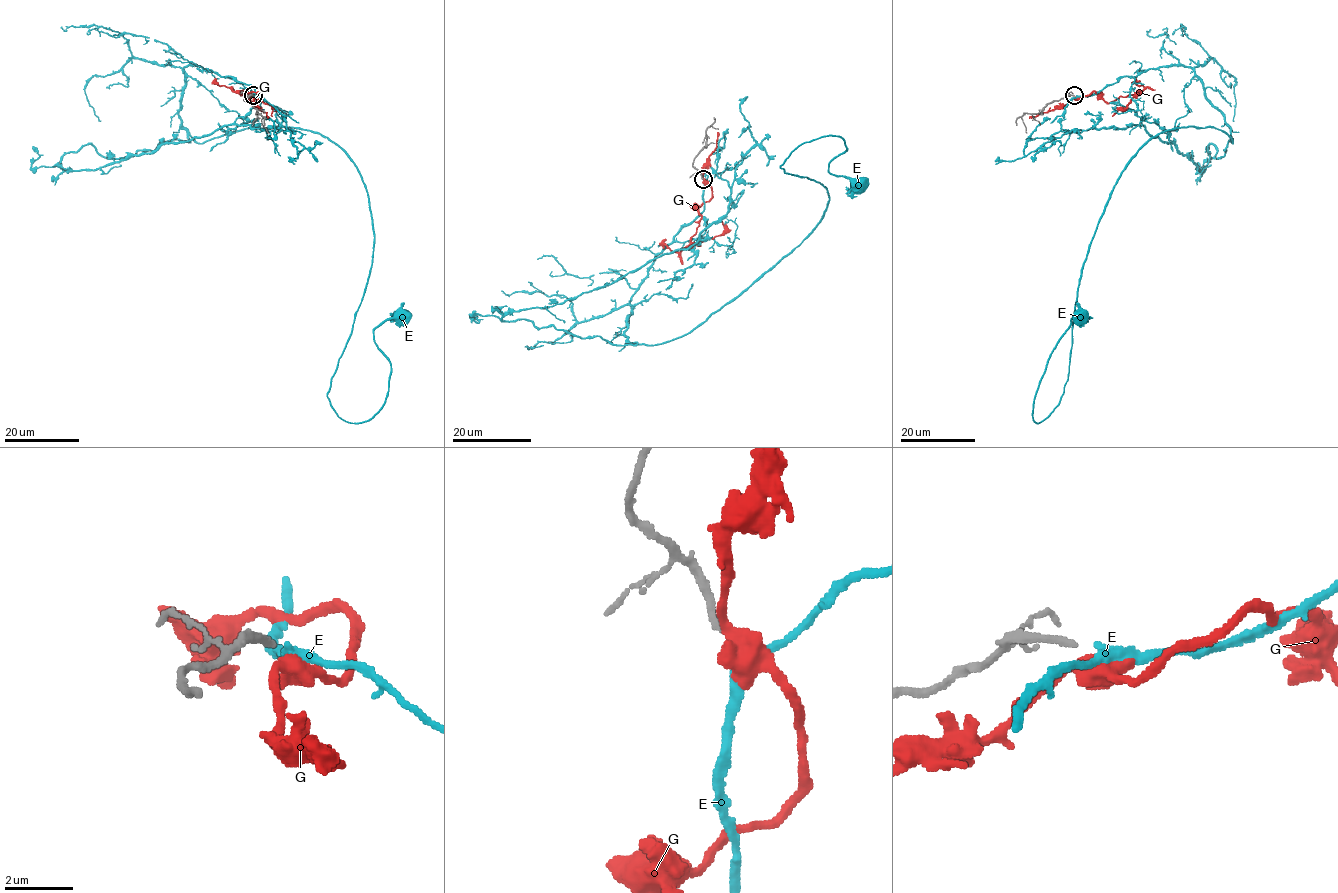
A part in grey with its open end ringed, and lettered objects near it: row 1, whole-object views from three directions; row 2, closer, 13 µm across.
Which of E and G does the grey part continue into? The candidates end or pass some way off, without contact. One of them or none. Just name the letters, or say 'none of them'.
E

